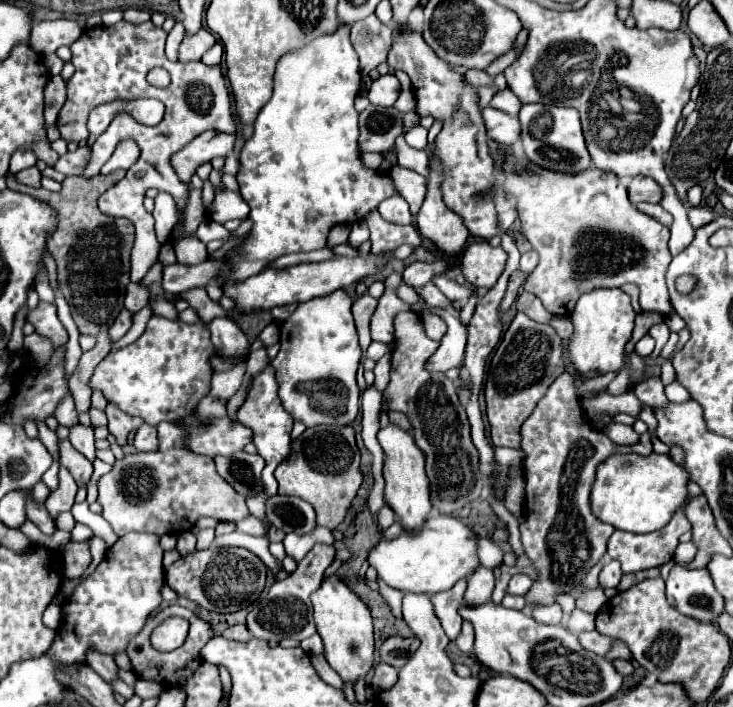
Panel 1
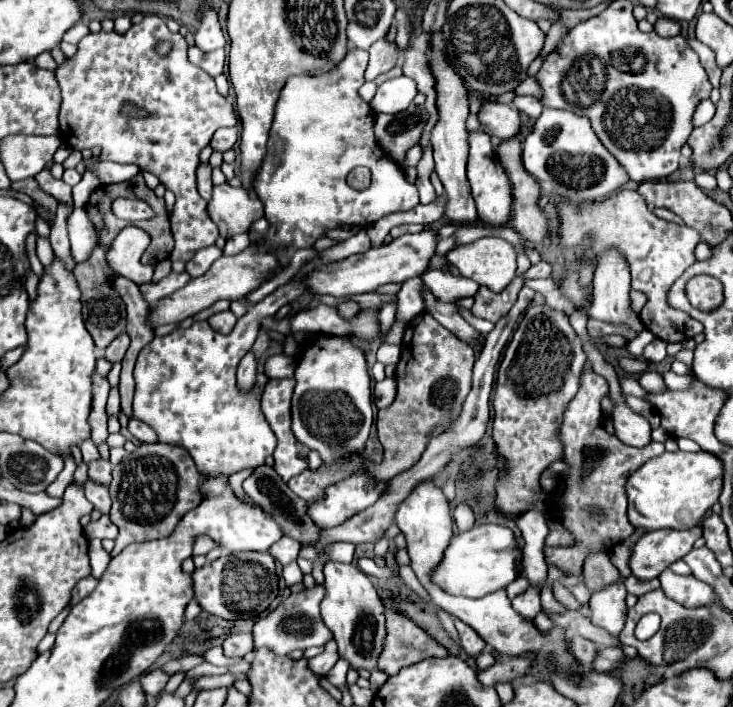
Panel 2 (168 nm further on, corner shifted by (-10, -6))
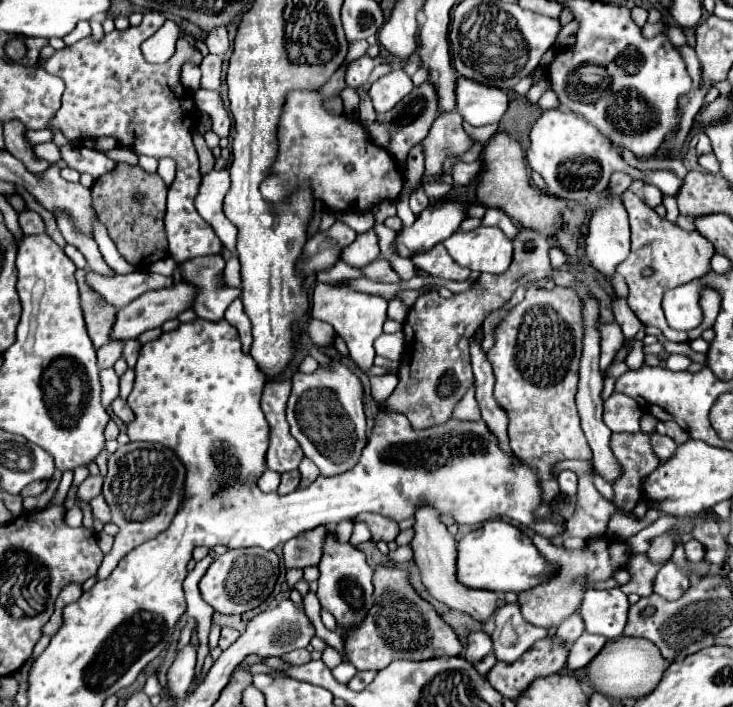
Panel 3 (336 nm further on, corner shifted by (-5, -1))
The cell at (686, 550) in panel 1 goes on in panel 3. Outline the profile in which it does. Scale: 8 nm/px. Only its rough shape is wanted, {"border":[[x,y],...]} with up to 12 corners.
{"border":[[697,540],[685,544],[685,556],[697,564],[705,558],[705,546]]}

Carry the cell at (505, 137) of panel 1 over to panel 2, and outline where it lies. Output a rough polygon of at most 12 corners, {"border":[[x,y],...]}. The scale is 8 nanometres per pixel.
{"border":[[482,99],[478,121],[490,137],[520,131],[520,113]]}

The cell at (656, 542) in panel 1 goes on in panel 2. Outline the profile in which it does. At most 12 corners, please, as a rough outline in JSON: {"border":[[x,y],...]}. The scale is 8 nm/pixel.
{"border":[[702,527],[650,531],[632,549],[630,569],[654,579],[682,559]]}

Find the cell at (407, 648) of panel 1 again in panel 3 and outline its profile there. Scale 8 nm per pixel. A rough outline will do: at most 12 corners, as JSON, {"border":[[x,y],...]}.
{"border":[[395,566],[345,640],[357,670],[457,656],[461,642]]}

